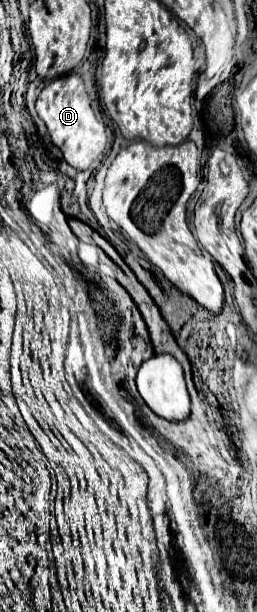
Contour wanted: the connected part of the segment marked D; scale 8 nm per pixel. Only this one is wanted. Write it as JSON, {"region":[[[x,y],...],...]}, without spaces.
{"region":[[[67,73],[43,87],[37,99],[37,113],[45,121],[47,131],[53,139],[53,143],[63,151],[63,159],[75,167],[75,169],[87,169],[103,151],[107,145],[107,133],[105,123],[97,119],[87,89],[83,85],[81,75]]]}

